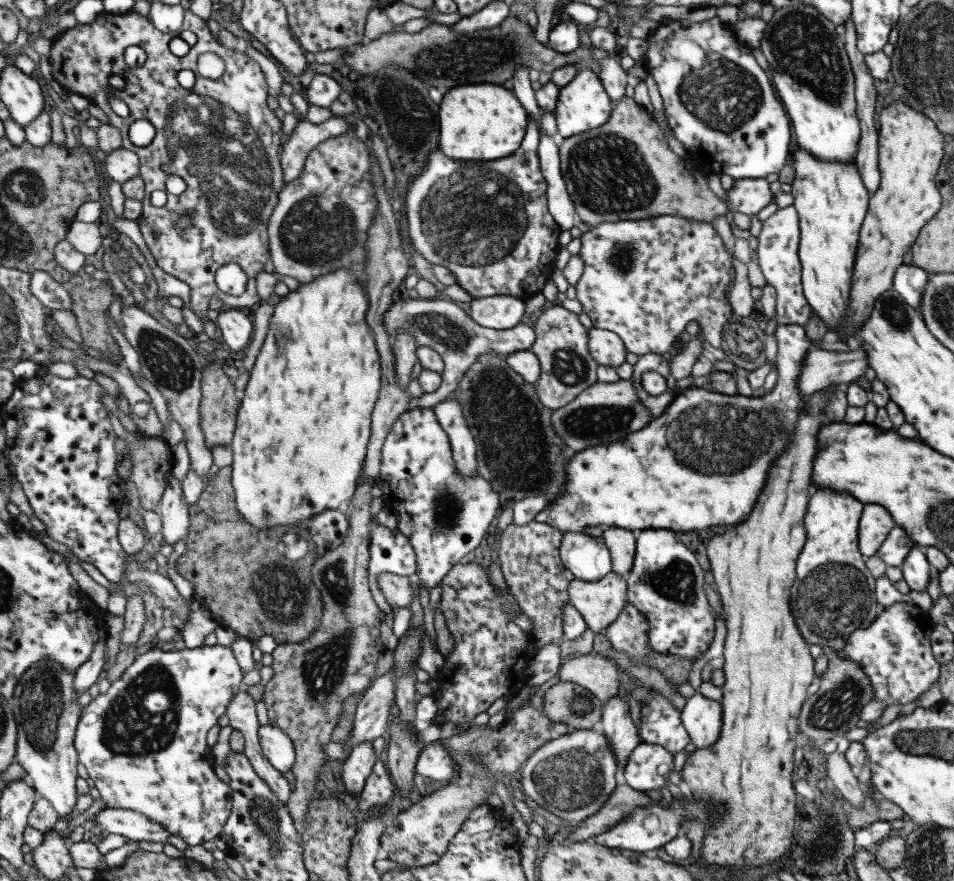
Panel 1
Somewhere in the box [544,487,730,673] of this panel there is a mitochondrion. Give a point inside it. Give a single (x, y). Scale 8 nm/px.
(673, 578)

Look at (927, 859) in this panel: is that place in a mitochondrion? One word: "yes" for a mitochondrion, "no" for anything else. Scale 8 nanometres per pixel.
yes

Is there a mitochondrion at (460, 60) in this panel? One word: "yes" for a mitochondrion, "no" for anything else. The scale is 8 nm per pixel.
yes

